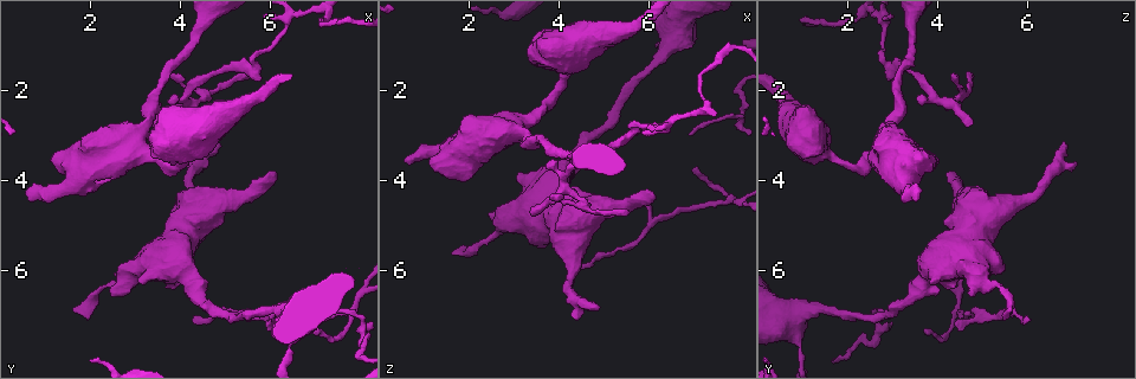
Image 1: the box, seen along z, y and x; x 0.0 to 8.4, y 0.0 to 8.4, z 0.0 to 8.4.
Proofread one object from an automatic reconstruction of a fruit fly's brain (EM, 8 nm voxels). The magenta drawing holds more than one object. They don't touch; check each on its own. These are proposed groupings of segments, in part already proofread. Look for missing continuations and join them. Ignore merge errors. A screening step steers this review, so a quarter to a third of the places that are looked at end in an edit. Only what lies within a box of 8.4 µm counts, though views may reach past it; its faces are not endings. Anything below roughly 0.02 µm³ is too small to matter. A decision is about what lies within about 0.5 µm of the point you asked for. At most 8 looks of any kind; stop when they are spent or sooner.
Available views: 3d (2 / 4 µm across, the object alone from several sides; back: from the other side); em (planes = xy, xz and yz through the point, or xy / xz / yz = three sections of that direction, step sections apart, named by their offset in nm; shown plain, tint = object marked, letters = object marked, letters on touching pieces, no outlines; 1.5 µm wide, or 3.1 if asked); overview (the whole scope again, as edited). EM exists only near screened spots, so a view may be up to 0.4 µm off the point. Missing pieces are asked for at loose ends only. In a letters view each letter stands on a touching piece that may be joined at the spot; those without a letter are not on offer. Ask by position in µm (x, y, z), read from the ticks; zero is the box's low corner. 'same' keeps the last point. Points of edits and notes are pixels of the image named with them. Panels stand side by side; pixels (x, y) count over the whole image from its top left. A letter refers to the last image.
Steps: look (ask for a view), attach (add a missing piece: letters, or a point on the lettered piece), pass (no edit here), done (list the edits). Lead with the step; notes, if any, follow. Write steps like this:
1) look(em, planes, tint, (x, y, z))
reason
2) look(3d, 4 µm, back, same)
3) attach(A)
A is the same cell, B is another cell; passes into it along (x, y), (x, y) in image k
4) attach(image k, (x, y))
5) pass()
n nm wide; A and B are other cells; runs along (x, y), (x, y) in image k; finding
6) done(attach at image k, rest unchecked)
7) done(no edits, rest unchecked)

look(em, planes, plain, (5.95, 7.20, 4.35))

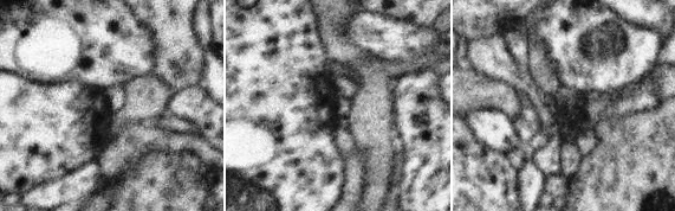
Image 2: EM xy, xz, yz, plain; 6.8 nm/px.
look(em, planes, letters, same)

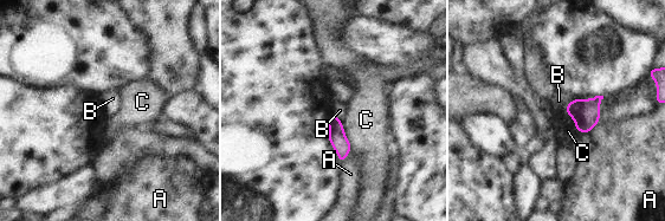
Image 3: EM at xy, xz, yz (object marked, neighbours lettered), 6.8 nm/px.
pass()
A, B and C are other cells; border along (569, 102), (566, 109) in image 3; none of them fits

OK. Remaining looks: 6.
look(em, planes, letters, (3.50, 5.95, 5.50))
an open end

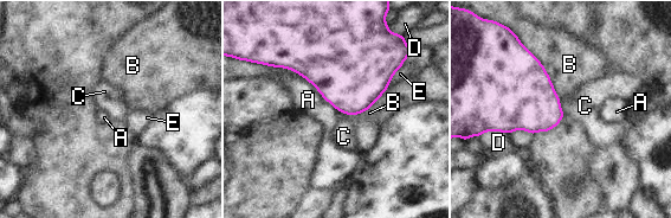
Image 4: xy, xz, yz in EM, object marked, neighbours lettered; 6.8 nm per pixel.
pass()
A, B, C, D and E are other cells; border along (271, 65), (302, 75), (340, 111) in image 4; none of them fits

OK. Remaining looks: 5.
look(em, xy, step 4, tint, (3.45, 2.85, 4.75))
branch stops here

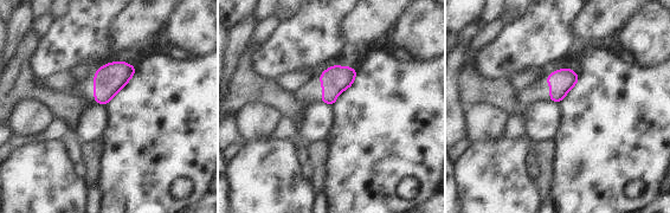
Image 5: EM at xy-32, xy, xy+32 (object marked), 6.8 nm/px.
look(em, planes, letters, same)
cut it another way

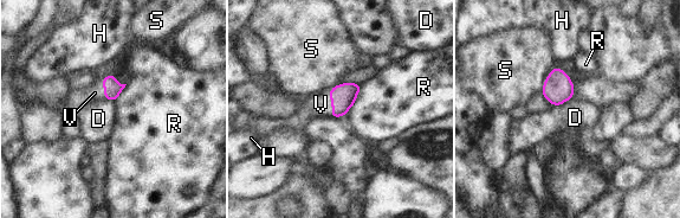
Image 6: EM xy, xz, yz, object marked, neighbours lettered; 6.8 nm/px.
attach(V)
V is the same cell, D, H, R and S are other cells; passes into it along (343, 96), (331, 102), (321, 104) in image 6; it goes on there

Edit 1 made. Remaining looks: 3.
done(attach at image 6, rest unchecked)

